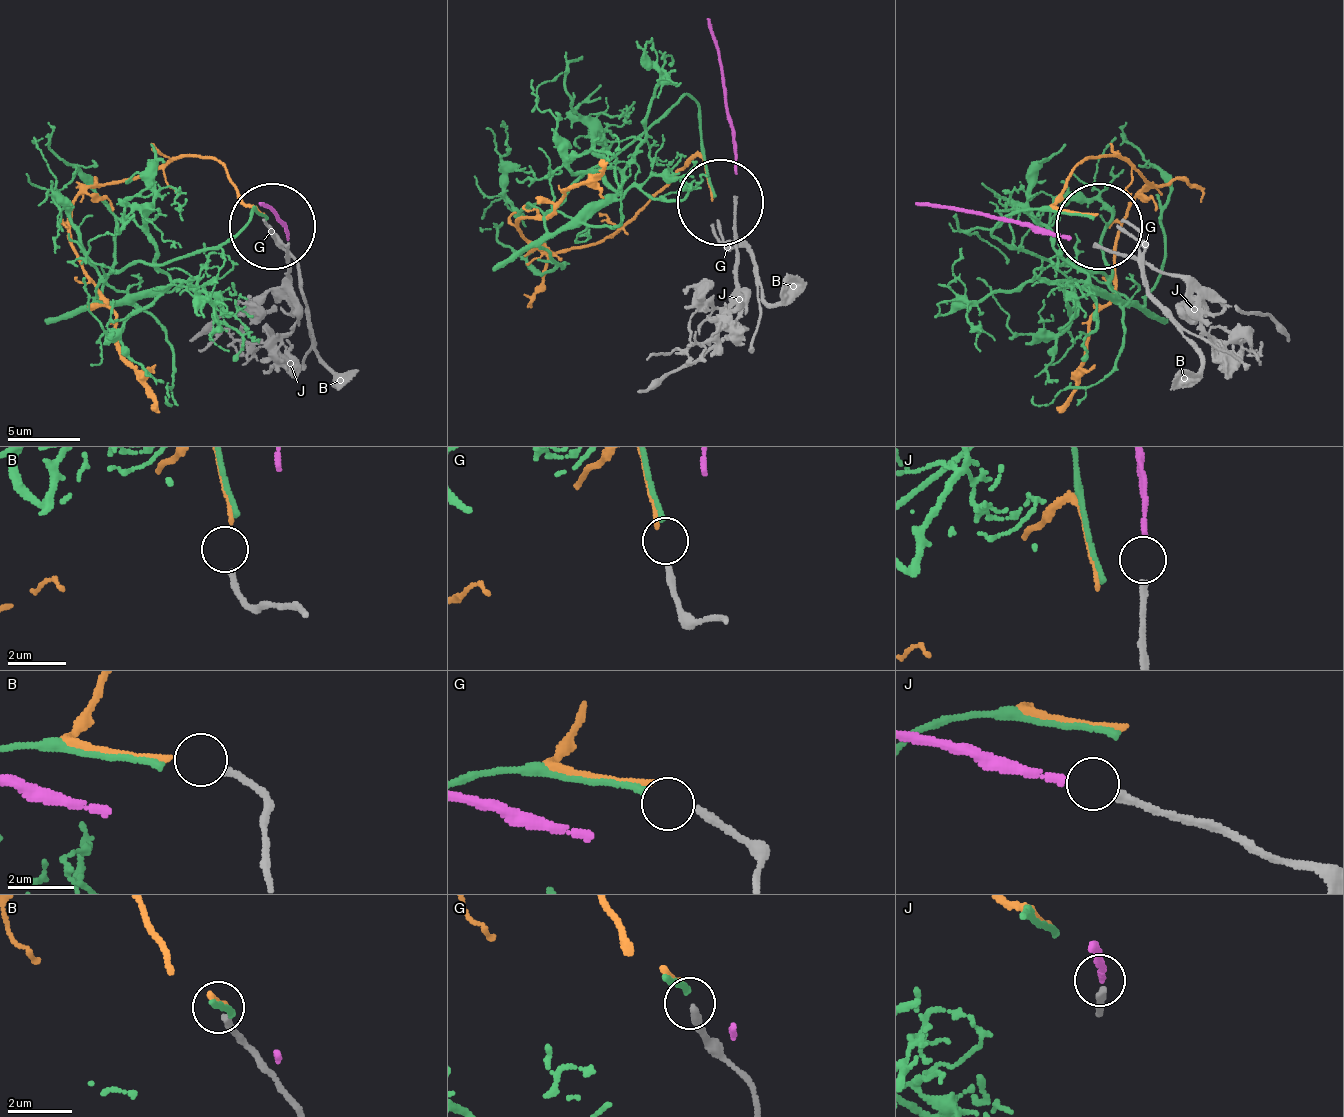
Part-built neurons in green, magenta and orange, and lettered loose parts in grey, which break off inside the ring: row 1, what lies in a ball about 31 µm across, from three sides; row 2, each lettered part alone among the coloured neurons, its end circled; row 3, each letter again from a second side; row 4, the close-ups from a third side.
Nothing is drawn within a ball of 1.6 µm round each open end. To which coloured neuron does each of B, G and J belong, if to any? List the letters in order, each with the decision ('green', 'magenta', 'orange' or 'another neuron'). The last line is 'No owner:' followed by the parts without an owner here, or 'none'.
B: orange
G: green
J: magenta
No owner: none

